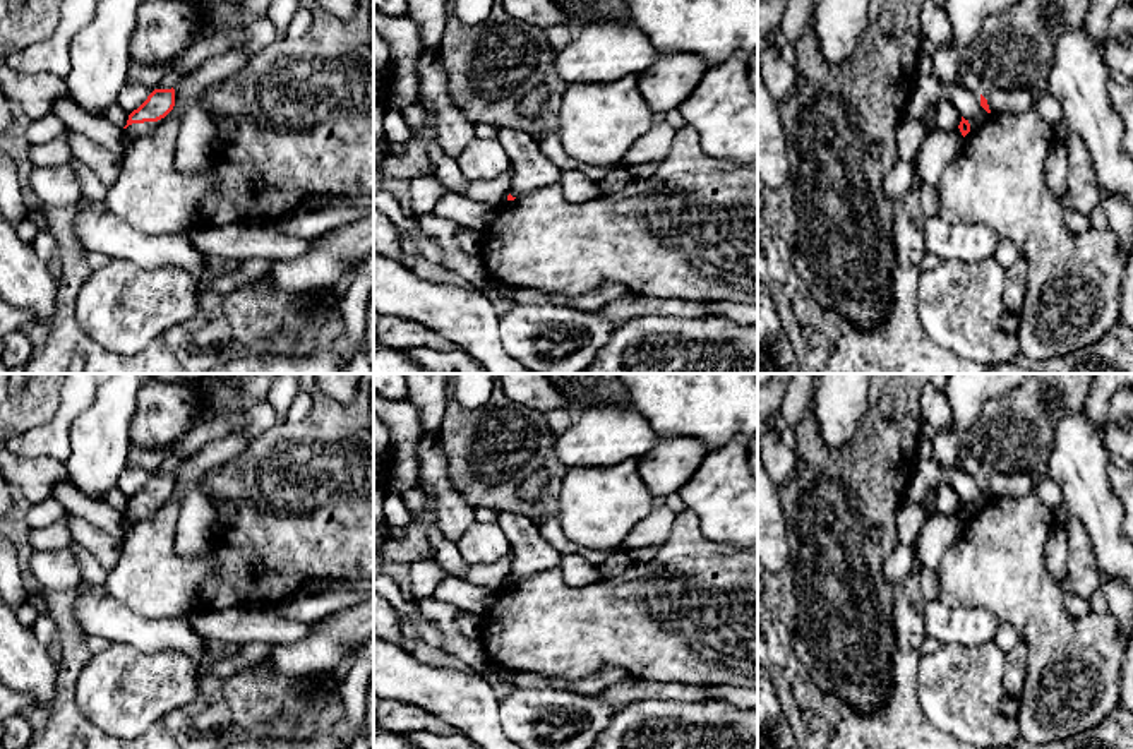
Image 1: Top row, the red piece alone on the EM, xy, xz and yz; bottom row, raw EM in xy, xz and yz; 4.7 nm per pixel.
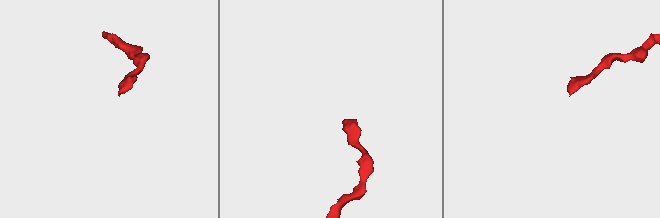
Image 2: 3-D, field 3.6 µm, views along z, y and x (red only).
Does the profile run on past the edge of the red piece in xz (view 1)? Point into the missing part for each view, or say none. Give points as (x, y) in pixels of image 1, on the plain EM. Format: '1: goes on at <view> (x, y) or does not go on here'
1: does not go on here

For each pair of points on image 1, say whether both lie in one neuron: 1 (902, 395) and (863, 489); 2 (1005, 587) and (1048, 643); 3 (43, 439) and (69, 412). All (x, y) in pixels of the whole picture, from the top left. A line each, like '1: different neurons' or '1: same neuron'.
1: same neuron
2: same neuron
3: same neuron

